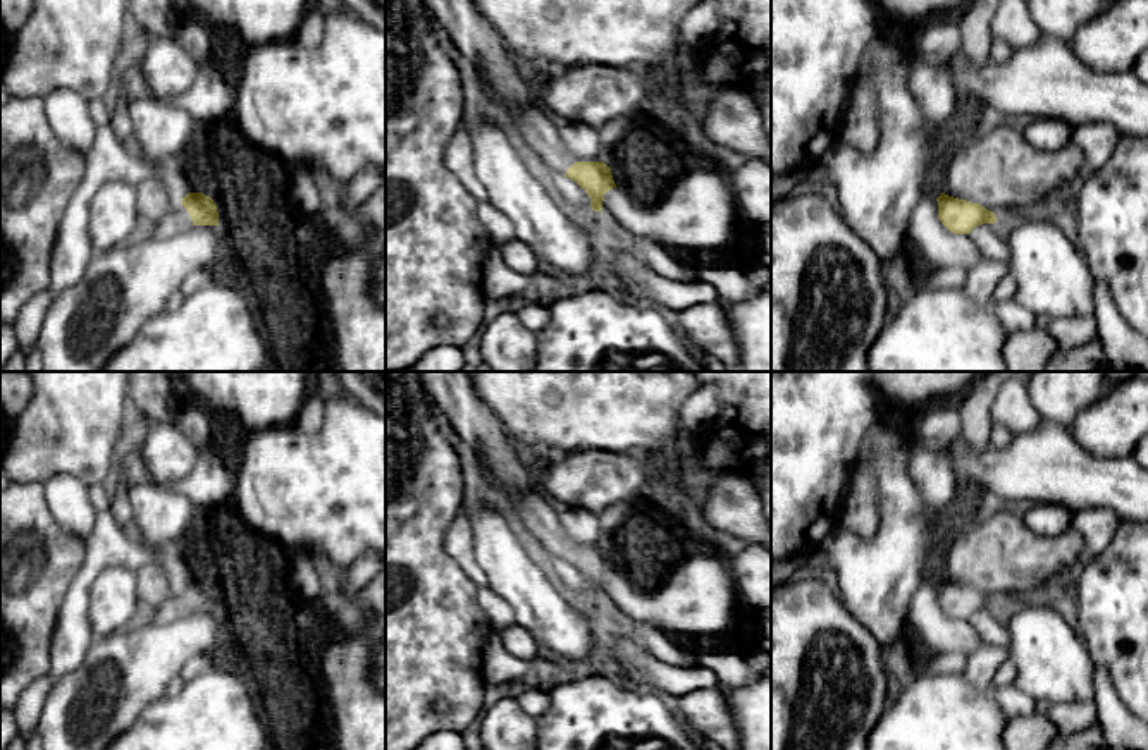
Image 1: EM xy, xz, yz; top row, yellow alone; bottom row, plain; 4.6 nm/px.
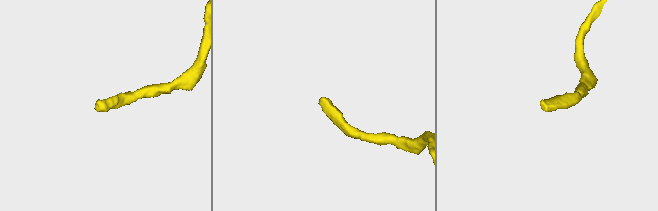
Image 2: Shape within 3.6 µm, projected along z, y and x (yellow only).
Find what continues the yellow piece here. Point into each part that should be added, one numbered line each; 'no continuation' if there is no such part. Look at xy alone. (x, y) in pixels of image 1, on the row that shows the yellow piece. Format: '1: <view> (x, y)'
1: xy (178, 219)

